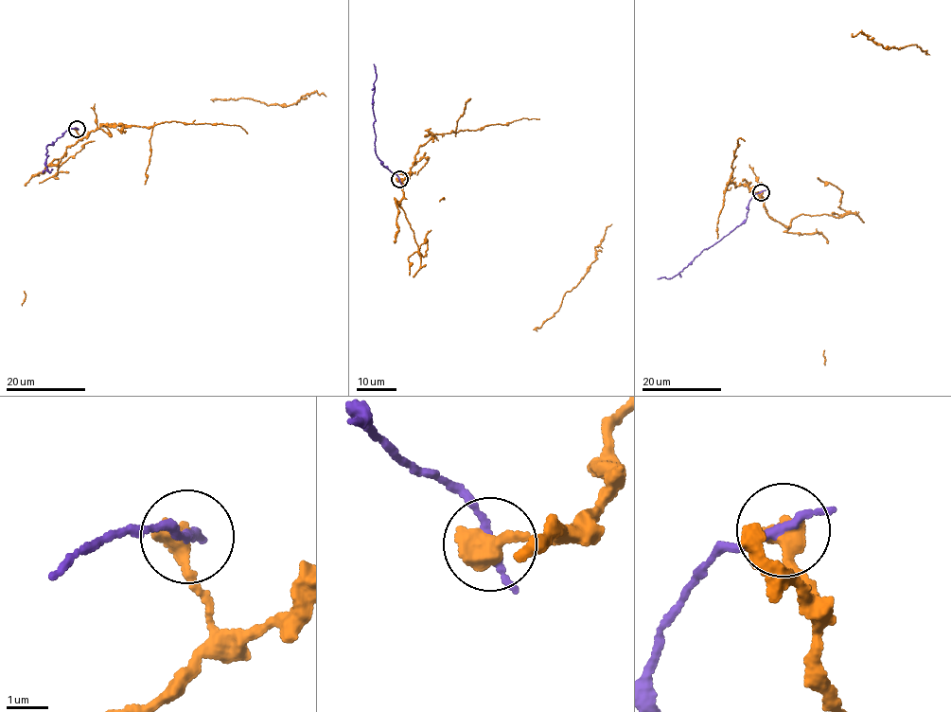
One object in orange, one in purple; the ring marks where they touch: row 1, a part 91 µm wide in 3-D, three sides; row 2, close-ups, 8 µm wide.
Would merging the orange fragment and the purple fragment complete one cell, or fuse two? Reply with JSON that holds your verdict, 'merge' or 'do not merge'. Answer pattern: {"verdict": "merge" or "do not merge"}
{"verdict": "do not merge"}

